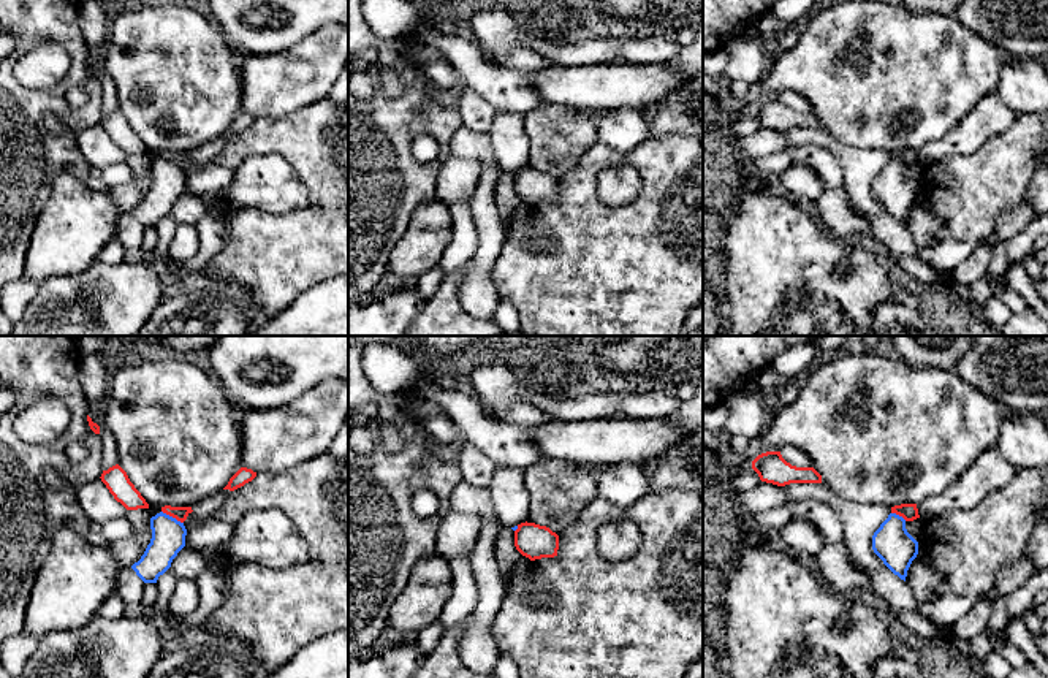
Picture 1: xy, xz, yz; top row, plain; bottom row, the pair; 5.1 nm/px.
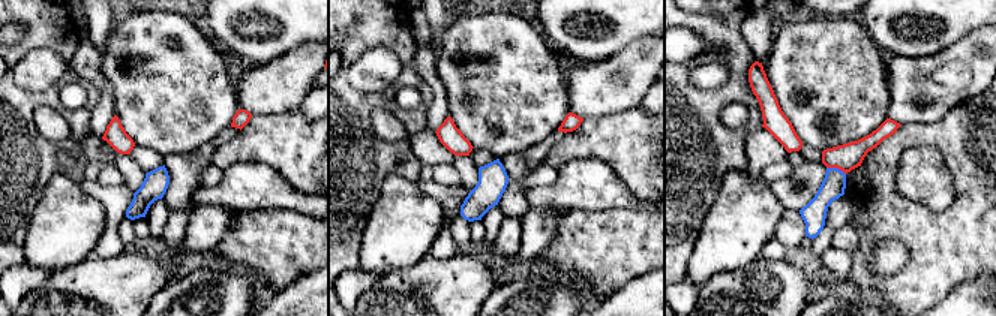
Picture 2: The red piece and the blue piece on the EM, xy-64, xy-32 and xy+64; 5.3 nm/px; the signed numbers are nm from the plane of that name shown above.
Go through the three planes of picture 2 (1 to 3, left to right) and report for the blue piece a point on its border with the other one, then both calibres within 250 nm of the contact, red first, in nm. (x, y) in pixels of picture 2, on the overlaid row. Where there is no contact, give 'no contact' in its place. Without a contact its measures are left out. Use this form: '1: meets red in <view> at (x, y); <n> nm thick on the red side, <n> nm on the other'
1: no contact
2: no contact
3: meets red in xy+64 at (836, 166); 140 nm thick on the red side, 130 nm on the other

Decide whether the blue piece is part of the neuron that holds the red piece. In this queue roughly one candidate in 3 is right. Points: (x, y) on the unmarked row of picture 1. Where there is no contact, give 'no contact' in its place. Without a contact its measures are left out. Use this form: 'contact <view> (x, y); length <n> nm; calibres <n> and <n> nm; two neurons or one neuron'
contact xy (173, 162); length 130 nm; calibres 70 and 180 nm; two neurons

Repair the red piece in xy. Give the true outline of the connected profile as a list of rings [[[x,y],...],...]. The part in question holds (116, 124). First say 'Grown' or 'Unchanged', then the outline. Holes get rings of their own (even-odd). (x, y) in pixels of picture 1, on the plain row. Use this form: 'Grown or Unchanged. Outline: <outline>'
Unchanged. Outline: [[[119,109],[103,116],[100,124],[114,141],[114,144],[127,155],[149,154],[146,144],[135,133],[127,117]]]

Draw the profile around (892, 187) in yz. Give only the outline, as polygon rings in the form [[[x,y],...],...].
[[[890,158],[872,181],[872,195],[894,220],[906,227],[907,215],[918,200],[918,187],[907,177],[906,165]]]

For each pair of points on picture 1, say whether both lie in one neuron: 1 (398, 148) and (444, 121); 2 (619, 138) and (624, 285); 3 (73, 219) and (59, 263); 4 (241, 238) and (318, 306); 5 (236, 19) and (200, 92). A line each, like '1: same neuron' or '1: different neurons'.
1: same neuron
2: different neurons
3: same neuron
4: different neurons
5: different neurons

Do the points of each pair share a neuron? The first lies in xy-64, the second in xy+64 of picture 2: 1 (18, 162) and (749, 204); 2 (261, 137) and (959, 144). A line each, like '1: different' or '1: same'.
1: different
2: same

